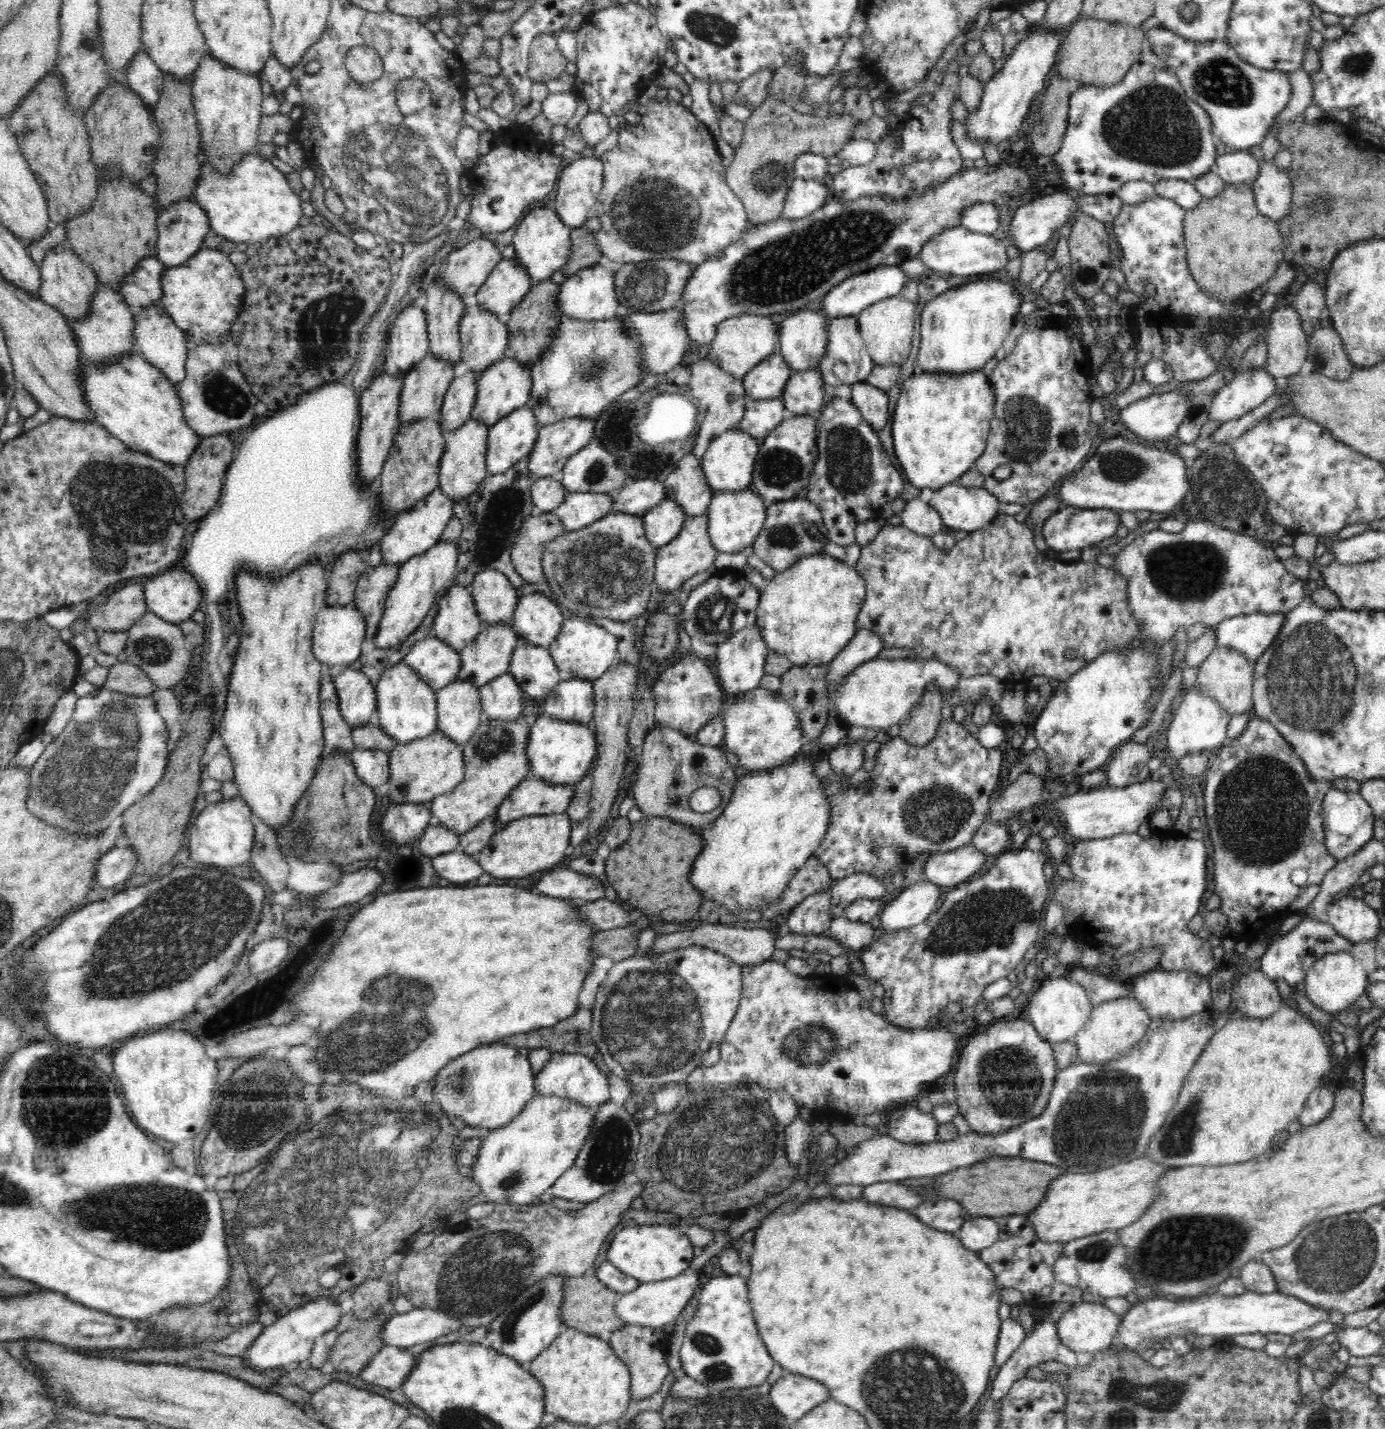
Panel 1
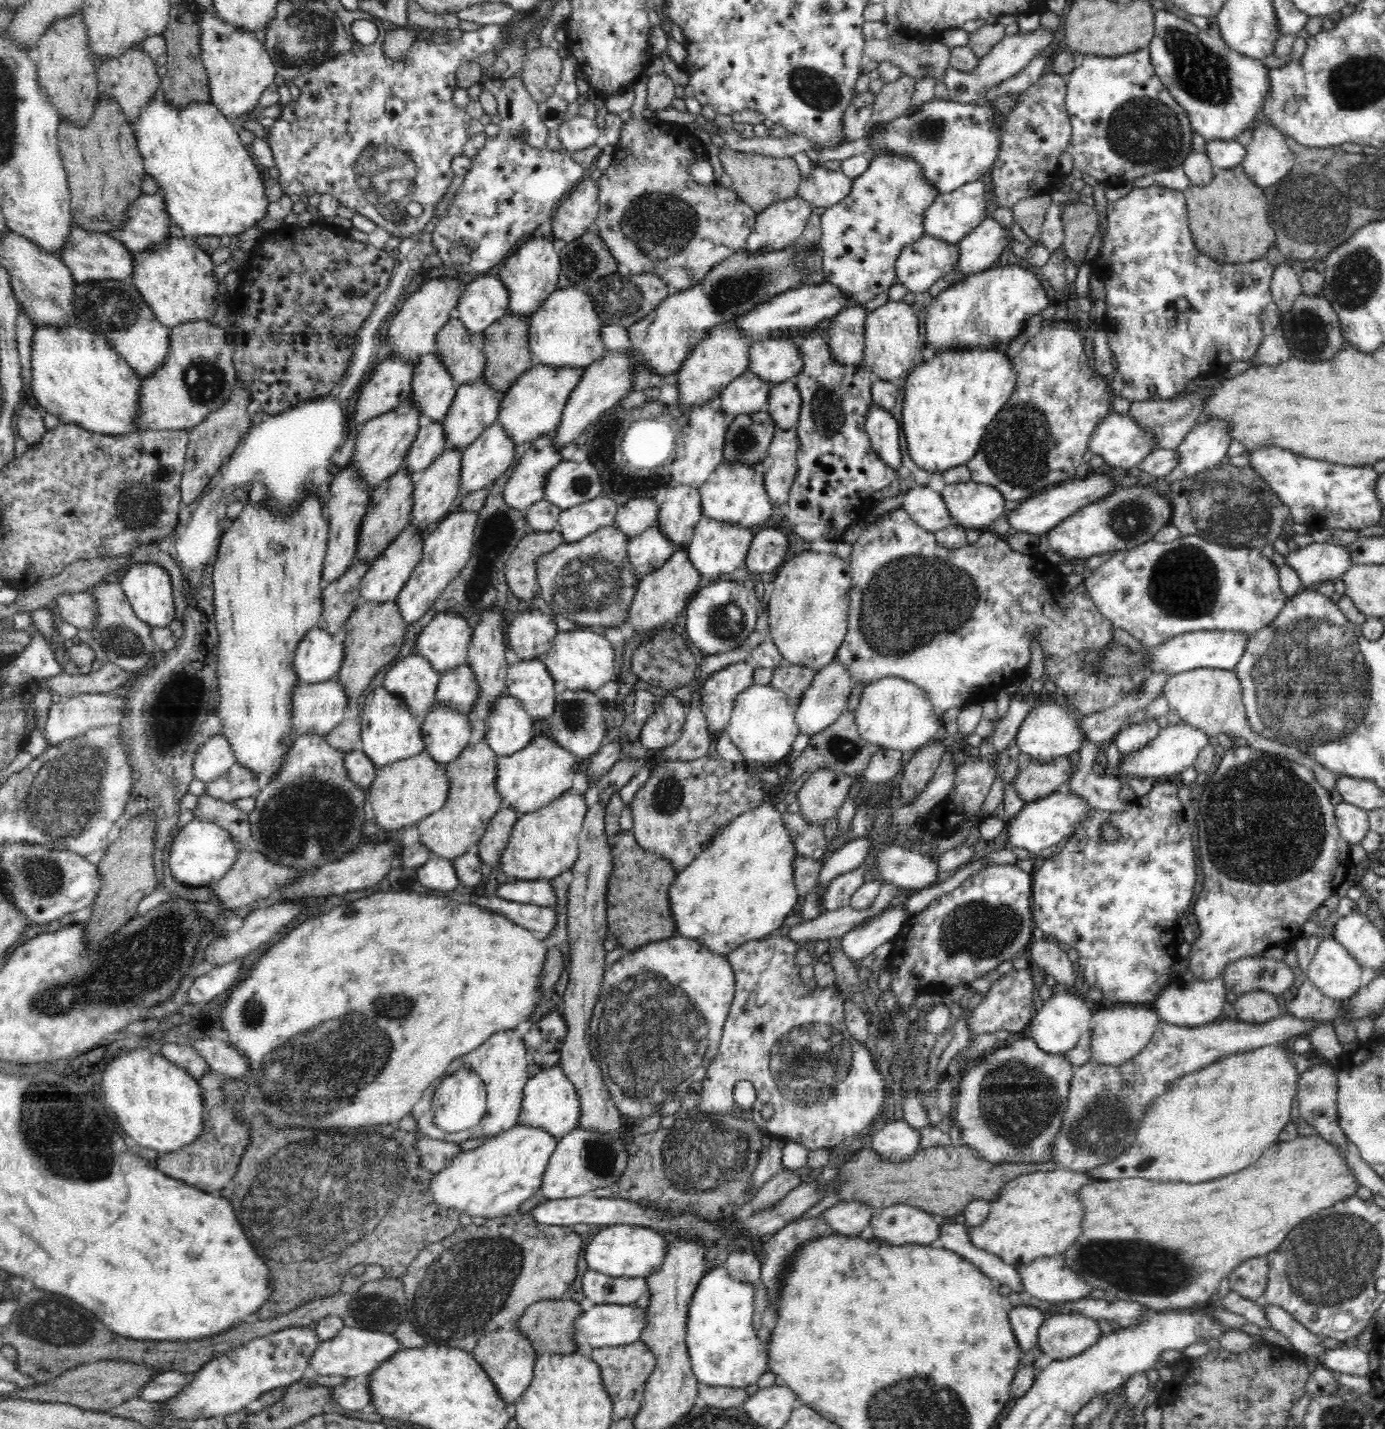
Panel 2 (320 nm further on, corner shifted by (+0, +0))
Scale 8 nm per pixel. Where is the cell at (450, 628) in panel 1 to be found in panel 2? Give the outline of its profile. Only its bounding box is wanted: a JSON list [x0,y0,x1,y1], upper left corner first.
[415,612,474,673]

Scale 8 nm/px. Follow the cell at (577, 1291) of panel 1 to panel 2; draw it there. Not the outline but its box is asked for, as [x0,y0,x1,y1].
[516,1299,582,1357]

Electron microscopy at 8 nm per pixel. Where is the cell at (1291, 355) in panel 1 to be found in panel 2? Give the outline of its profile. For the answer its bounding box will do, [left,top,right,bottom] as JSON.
[1271,264,1302,314]

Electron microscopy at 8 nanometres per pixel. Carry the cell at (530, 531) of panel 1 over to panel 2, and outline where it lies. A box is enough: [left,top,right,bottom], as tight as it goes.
[504,530,564,601]

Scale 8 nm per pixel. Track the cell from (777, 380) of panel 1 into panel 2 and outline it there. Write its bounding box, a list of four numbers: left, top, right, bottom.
[717,369,771,418]

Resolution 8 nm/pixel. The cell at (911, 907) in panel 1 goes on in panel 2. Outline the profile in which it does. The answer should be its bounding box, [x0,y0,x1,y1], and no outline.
[841,905,912,960]

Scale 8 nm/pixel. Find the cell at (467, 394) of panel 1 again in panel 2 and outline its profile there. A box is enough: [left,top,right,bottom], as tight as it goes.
[405,416,447,477]

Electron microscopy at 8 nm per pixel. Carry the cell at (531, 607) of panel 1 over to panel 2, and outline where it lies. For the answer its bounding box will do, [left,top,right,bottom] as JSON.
[506,608,558,660]

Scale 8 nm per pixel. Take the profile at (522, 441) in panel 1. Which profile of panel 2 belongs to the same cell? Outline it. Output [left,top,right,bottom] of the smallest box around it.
[460,422,516,494]

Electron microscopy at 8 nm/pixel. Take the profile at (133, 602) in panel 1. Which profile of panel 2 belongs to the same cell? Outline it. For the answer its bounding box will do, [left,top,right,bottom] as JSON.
[50,590,98,629]

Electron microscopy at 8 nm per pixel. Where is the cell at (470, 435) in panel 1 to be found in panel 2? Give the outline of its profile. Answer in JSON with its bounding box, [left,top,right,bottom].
[410,448,463,531]

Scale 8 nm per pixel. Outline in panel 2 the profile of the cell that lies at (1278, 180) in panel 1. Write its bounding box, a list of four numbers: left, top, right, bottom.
[1241,118,1295,189]

